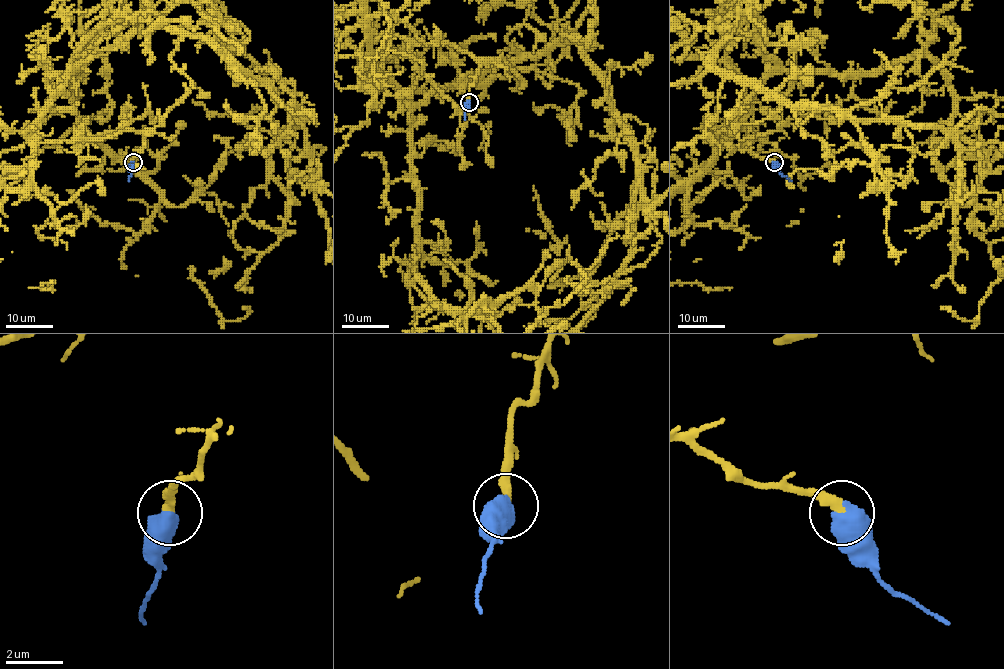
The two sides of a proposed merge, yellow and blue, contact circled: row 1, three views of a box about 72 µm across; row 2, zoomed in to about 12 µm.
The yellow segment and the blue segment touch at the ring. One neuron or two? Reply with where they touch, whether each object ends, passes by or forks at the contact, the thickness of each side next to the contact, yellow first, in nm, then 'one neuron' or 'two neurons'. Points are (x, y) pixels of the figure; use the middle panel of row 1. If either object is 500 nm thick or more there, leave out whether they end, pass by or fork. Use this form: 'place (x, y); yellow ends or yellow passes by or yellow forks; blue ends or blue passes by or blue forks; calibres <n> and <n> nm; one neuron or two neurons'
place (469, 102); calibres 360 and 800 nm; one neuron

